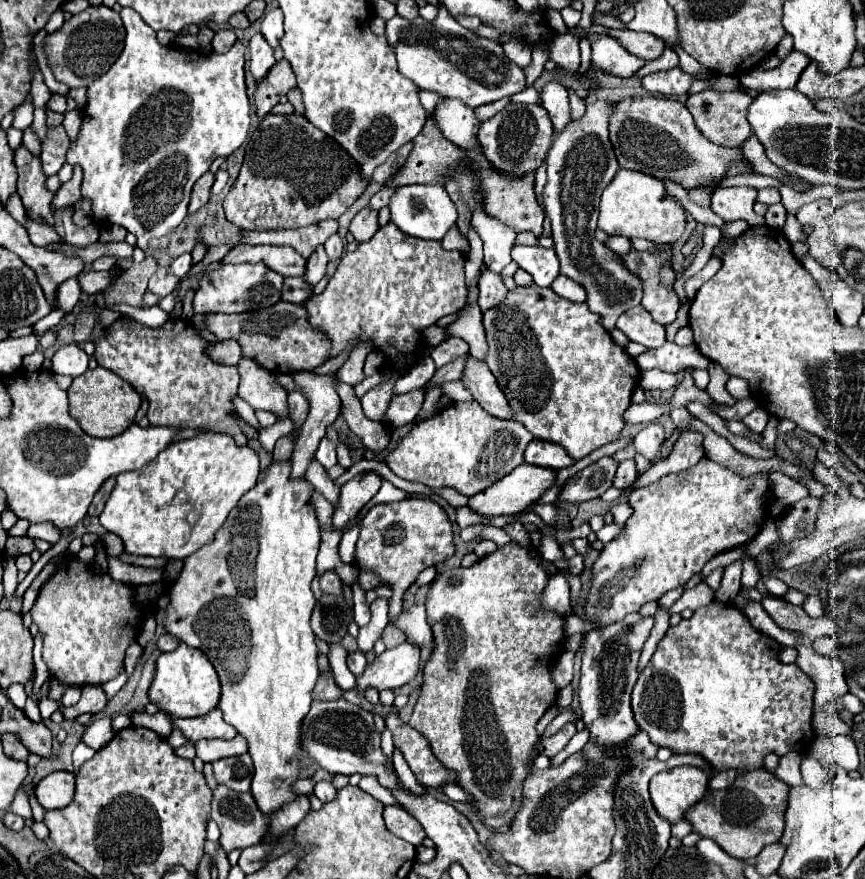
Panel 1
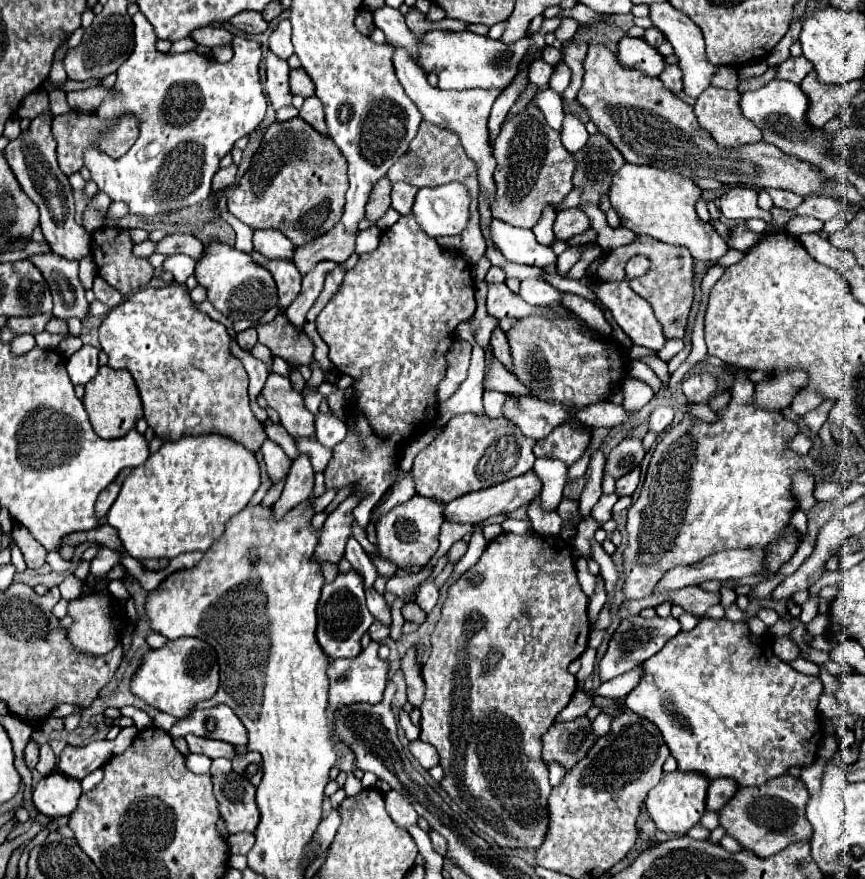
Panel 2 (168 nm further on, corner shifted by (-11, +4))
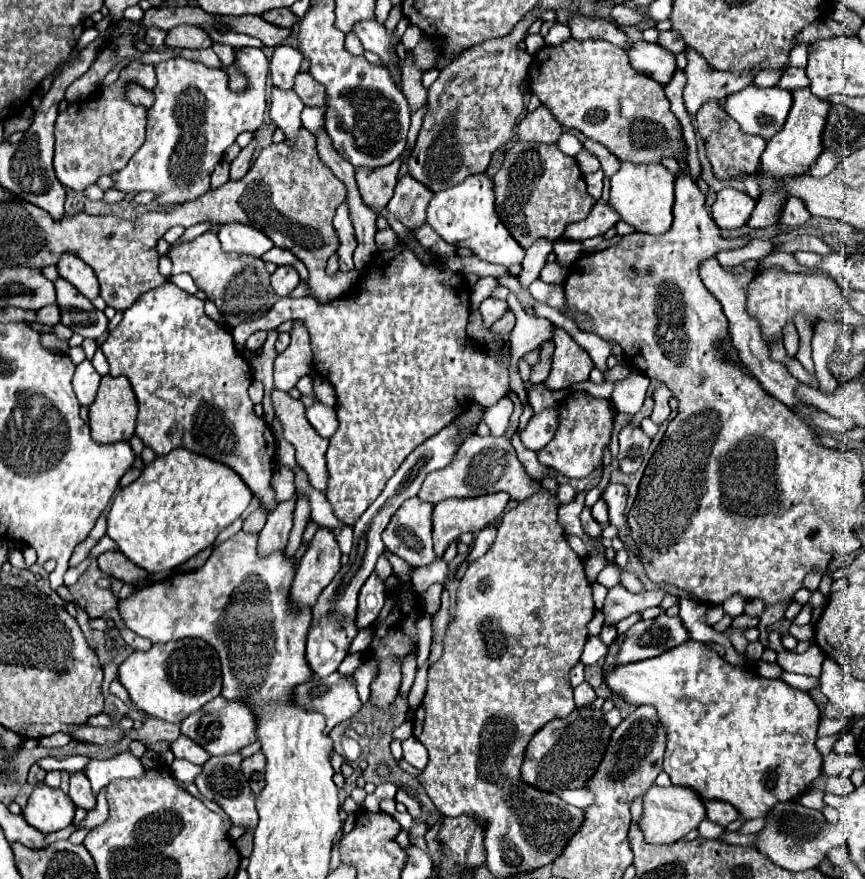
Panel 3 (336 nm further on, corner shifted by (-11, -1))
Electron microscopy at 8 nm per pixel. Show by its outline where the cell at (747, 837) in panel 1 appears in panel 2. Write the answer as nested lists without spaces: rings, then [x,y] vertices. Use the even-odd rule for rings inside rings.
[[[779,775],[763,787],[739,787],[733,799],[719,811],[719,823],[741,843],[743,849],[759,857],[771,857],[795,841],[805,841],[813,835],[813,827],[805,817],[805,803],[809,799],[807,787],[793,775]]]

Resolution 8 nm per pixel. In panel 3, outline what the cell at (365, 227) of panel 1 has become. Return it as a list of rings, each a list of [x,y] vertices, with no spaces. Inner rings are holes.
[[[399,160],[387,168],[355,168],[357,188],[369,208],[385,208],[393,196],[399,172]]]

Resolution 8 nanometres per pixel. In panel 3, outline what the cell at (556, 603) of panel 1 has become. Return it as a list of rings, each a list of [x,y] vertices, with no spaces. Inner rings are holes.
[[[607,566],[607,568],[603,568],[601,574],[599,574],[599,578],[597,578],[597,582],[605,584],[605,588],[613,588],[613,586],[617,586],[617,584],[619,584],[619,570],[617,570],[615,566]]]

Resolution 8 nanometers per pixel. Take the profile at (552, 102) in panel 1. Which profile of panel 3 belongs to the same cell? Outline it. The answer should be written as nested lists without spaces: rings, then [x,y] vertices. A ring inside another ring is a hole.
[[[581,150],[575,160],[577,160],[577,164],[579,164],[579,168],[581,168],[583,174],[593,174],[593,172],[597,172],[601,168],[599,160],[593,154],[589,154],[587,150]]]

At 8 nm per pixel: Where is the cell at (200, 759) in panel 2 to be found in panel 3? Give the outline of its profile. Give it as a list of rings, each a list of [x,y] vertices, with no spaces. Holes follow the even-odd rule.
[[[173,760],[171,764],[171,776],[175,776],[181,782],[193,782],[199,772],[201,772],[201,766],[189,764],[185,760]]]

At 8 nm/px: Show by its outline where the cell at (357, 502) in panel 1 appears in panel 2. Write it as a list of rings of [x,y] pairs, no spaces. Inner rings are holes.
[[[351,493],[343,503],[339,503],[333,513],[329,513],[323,531],[319,533],[319,545],[315,549],[315,557],[319,561],[339,563],[339,559],[343,557],[347,539],[351,537],[351,523],[355,521],[355,517],[351,515],[355,503],[359,503],[359,495]]]

